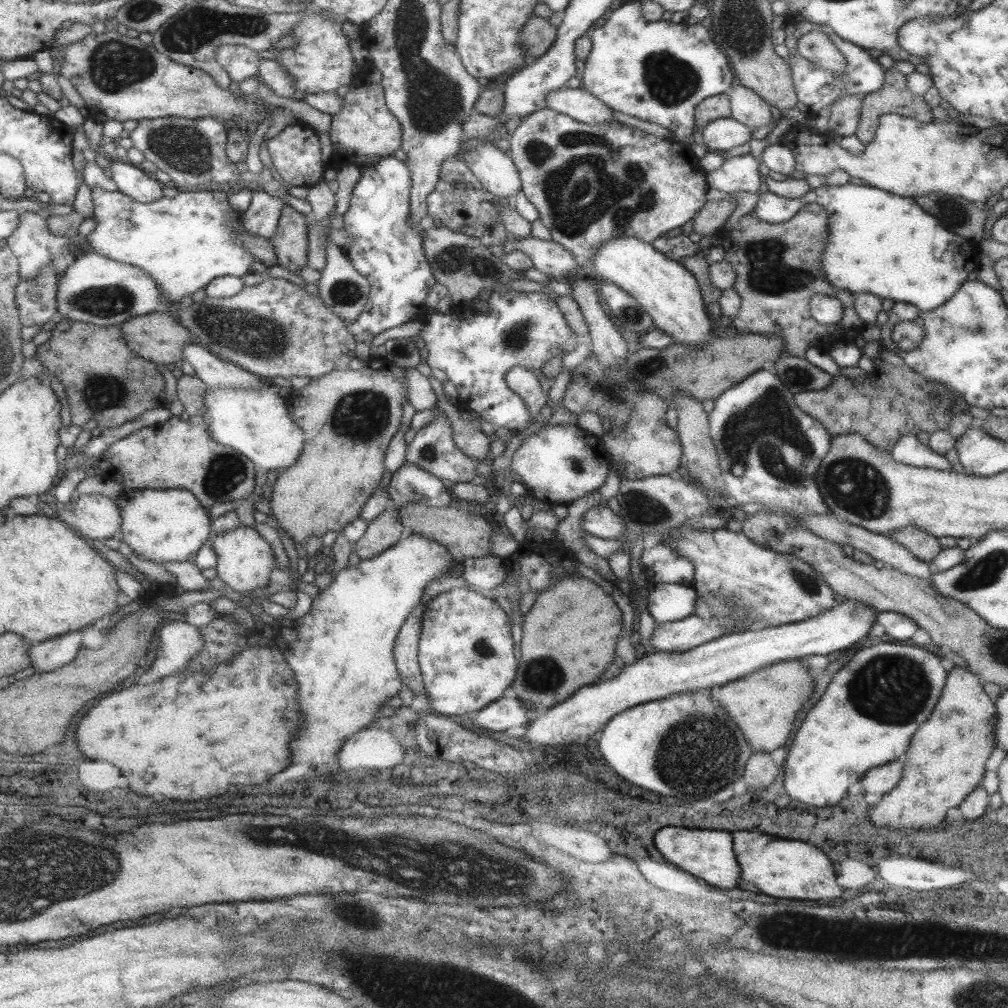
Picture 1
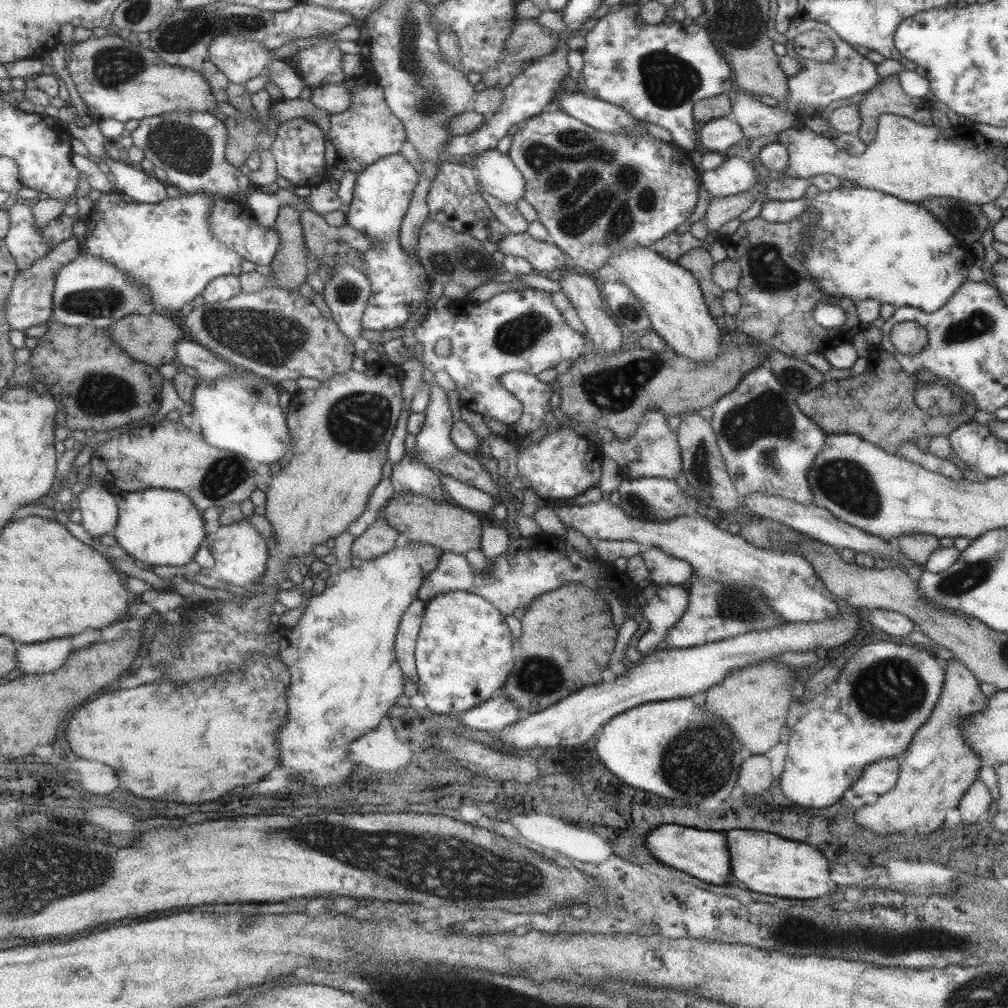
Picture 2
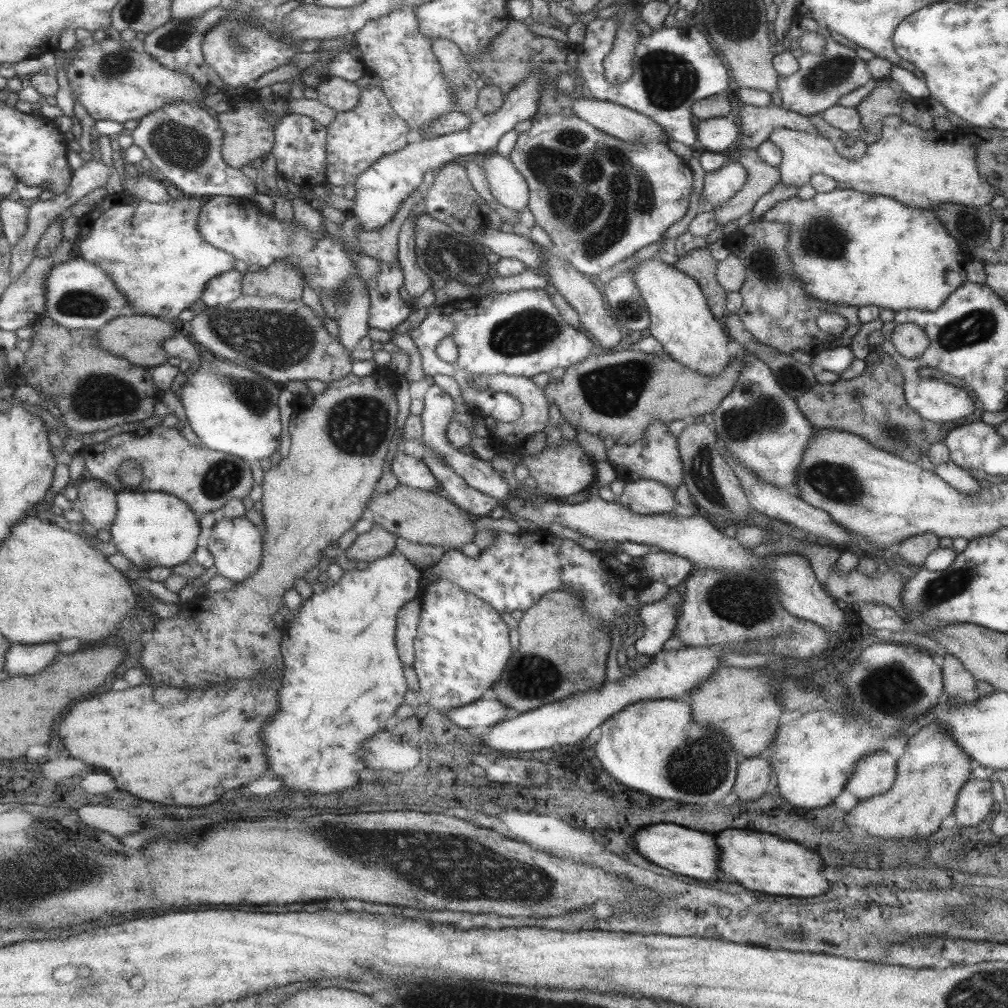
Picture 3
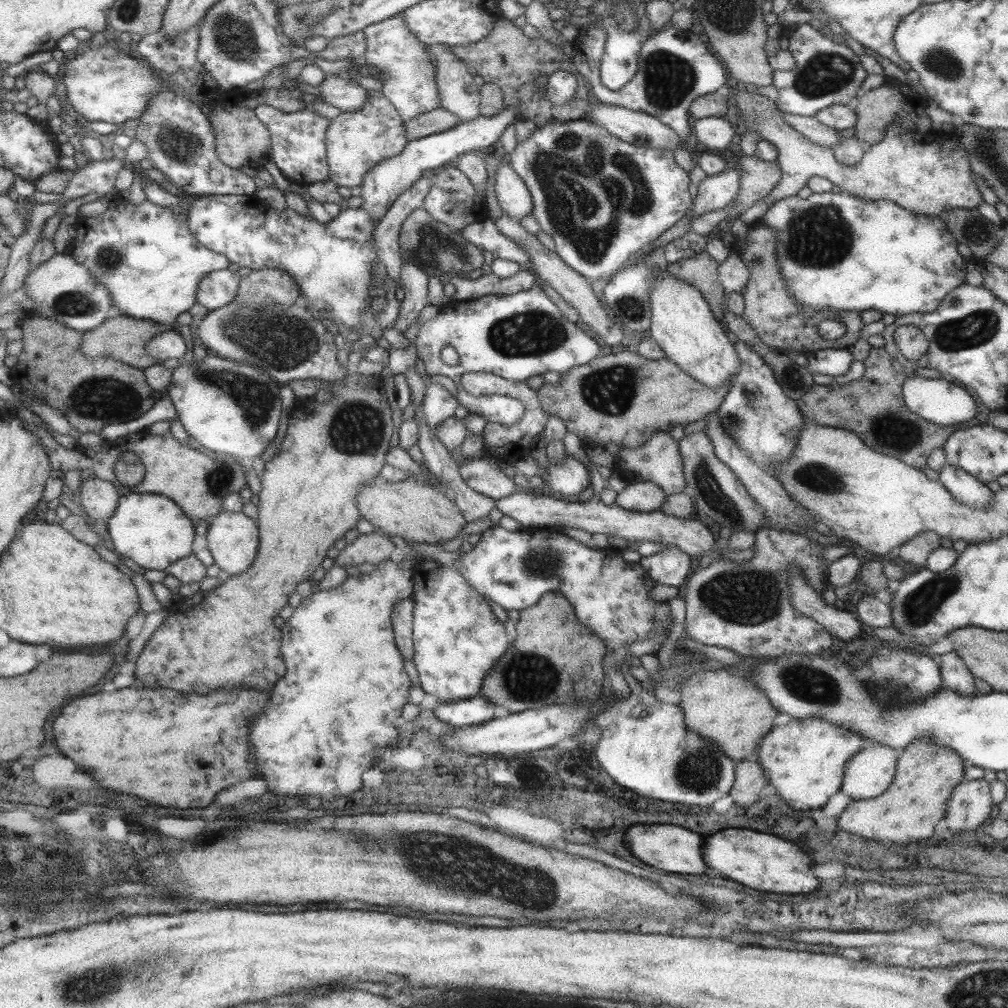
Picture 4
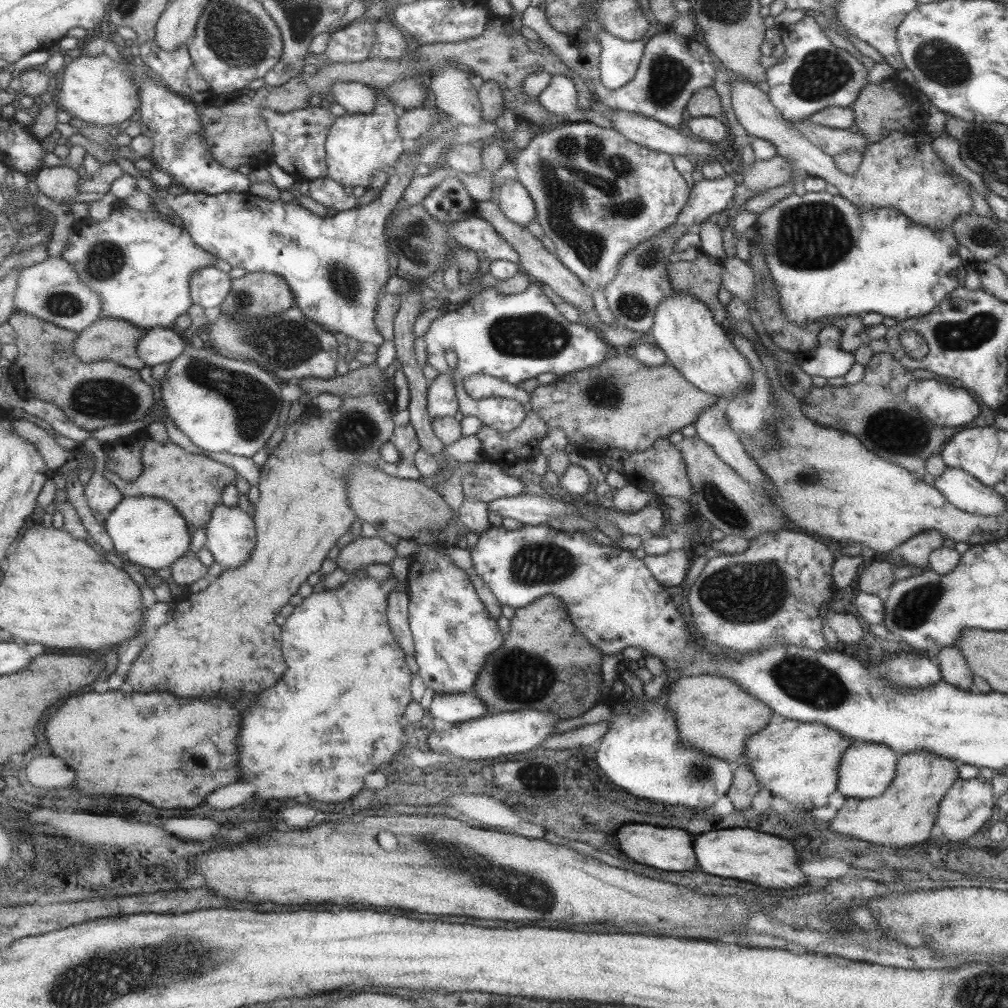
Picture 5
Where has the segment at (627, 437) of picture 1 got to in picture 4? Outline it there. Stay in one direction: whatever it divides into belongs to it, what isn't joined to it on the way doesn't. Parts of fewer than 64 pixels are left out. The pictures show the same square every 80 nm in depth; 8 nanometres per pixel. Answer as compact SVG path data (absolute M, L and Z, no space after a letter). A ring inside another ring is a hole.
M657 431L649 437L648 441L645 441L635 449L619 448L614 458L616 471L625 469L635 474L635 478L629 478L629 480L651 482L667 495L681 492L686 487L682 471L682 456L678 451L678 442L673 440L669 433Z

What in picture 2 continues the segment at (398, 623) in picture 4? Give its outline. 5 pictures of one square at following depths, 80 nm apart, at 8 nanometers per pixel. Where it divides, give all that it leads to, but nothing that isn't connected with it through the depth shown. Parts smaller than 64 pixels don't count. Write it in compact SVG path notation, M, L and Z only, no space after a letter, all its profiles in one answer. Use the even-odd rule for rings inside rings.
M417 598L405 607L394 638L396 661L404 678L411 678L410 680L415 686L417 686L418 676L414 663L414 650L419 628L421 628L424 606L425 601Z

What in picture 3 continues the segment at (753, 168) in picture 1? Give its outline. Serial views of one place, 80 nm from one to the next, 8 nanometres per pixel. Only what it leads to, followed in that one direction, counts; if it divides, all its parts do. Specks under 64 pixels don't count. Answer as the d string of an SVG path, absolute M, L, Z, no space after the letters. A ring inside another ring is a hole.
M737 162L726 163L717 171L705 173L701 196L706 208L715 209L727 202L745 184L746 178L745 170Z

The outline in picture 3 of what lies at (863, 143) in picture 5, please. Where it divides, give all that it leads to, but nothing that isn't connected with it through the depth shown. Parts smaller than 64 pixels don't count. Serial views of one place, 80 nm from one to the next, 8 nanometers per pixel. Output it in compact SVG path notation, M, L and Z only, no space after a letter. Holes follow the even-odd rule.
M743 104L738 112L741 120L741 148L756 149L761 142L768 140L769 132L773 128L783 127L789 130L805 131L819 137L819 131L808 117L797 114L792 110L785 110L780 106L769 104L757 107Z

